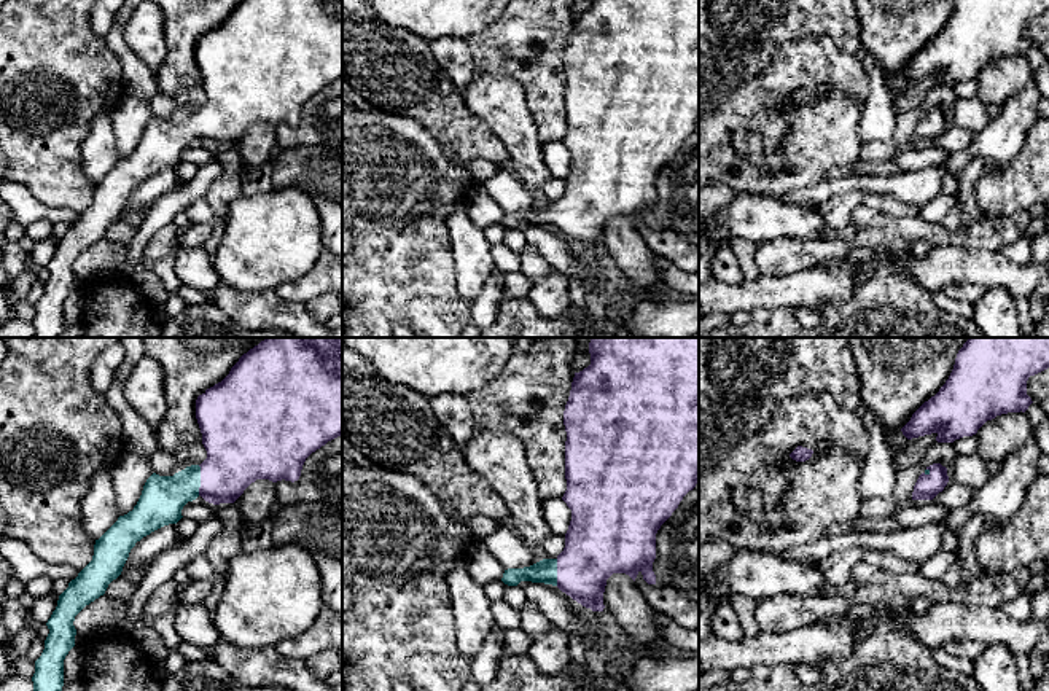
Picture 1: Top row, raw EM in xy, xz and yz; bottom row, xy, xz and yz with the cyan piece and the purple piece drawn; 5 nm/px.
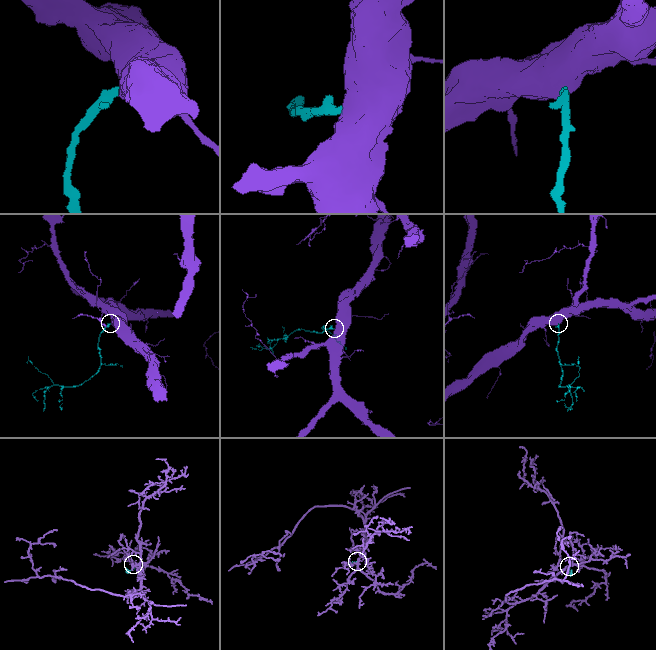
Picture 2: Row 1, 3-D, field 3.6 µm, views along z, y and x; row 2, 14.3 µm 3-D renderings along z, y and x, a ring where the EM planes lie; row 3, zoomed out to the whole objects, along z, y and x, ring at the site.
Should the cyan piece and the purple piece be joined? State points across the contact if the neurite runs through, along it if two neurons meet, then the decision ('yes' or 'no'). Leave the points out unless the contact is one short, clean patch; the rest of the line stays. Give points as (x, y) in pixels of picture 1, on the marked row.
yes

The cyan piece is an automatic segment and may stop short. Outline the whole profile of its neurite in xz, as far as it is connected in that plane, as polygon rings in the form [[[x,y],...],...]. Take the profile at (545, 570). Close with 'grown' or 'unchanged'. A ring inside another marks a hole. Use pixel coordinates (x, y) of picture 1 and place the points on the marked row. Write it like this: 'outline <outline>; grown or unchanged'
outline [[[592,338],[589,353],[591,365],[575,373],[563,411],[567,490],[562,500],[571,509],[565,548],[556,559],[505,570],[501,581],[552,584],[583,607],[603,611],[603,592],[613,573],[626,573],[634,581],[641,573],[648,584],[656,584],[656,533],[699,482],[699,338]]]; grown

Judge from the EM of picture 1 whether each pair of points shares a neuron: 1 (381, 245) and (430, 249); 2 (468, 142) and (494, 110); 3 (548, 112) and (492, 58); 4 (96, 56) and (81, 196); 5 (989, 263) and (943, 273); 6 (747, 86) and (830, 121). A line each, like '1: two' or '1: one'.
1: one
2: two
3: one
4: one
5: one
6: one

